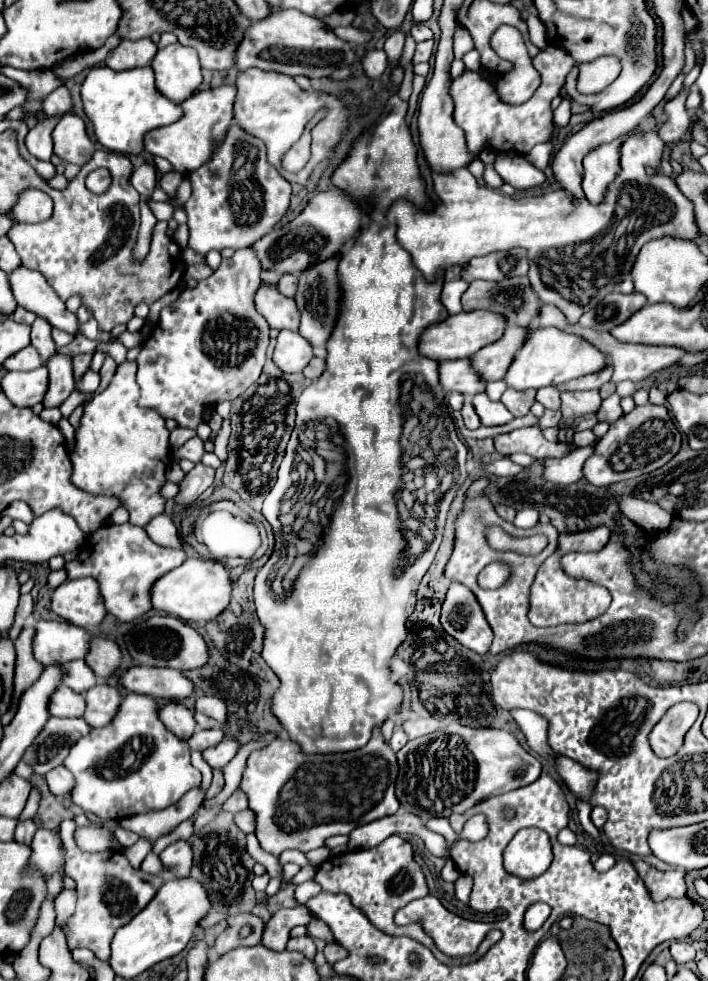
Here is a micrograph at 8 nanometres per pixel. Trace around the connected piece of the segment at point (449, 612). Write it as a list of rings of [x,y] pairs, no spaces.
[[[457,581],[447,589],[441,609],[443,629],[467,649],[485,655],[489,651],[493,633],[481,611],[477,597]]]

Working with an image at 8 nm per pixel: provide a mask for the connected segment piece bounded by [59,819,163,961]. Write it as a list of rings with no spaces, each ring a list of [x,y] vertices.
[[[67,819],[59,827],[59,835],[67,849],[65,855],[65,873],[75,879],[77,891],[77,911],[65,921],[63,933],[67,937],[69,951],[77,947],[91,949],[99,959],[107,961],[111,951],[109,943],[115,931],[127,925],[159,891],[163,885],[163,877],[147,875],[143,871],[131,869],[127,857],[119,851],[101,851],[101,853],[85,853],[75,843],[75,821]]]

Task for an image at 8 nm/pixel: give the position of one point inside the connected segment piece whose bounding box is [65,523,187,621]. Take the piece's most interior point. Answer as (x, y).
(121, 558)

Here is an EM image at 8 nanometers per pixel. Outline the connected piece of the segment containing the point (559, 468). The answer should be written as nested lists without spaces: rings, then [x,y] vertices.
[[[593,447],[575,449],[569,455],[561,458],[547,458],[541,461],[543,465],[543,479],[555,485],[573,485],[583,477],[583,463],[593,453]]]

